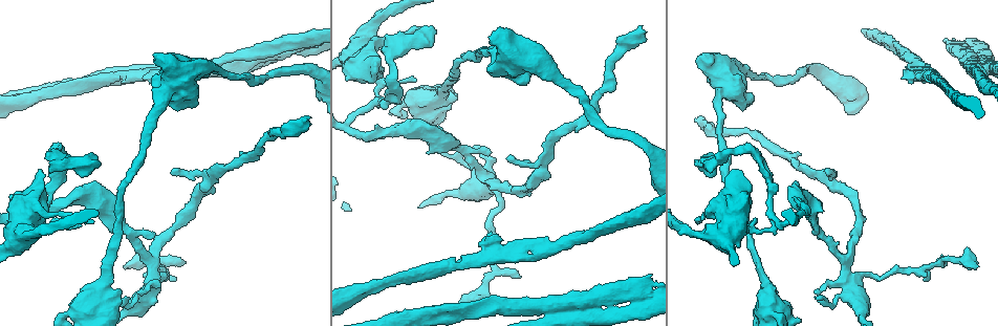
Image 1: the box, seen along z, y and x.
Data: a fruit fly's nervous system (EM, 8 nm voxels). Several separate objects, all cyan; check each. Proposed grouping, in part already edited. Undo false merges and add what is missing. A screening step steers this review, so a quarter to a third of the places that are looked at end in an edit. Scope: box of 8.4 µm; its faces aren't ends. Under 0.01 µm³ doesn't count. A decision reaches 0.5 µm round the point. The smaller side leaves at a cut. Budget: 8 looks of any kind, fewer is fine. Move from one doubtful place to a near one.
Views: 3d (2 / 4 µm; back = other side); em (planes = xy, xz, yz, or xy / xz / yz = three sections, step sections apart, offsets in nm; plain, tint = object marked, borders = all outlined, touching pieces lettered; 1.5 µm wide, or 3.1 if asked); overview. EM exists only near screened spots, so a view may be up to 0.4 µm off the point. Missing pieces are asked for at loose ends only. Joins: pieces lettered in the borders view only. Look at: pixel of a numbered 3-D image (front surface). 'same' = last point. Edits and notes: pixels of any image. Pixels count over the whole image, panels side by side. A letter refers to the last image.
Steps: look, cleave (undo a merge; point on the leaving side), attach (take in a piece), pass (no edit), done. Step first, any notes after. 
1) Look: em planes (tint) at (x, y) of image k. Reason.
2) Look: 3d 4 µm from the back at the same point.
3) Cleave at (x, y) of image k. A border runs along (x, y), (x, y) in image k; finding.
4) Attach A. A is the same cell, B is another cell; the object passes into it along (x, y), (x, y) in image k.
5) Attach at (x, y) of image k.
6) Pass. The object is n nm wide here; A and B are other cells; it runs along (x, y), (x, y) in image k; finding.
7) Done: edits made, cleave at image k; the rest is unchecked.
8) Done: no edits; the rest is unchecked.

Look: 3d 2 µm from the back at (475, 148) of image 1.

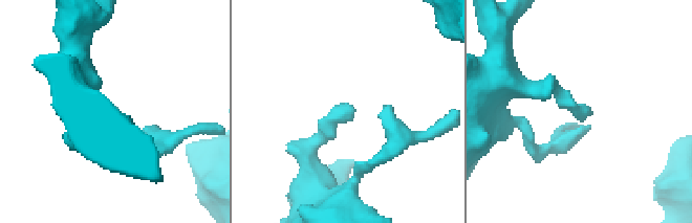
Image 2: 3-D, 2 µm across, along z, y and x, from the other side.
Look: em xz step 4 (borders) at (578, 118) of image 2.

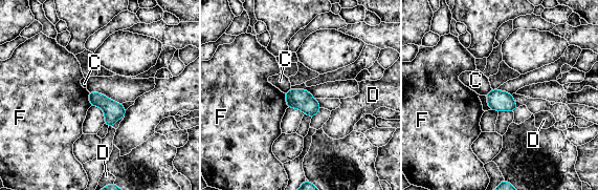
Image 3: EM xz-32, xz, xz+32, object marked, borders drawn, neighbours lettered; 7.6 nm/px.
Pass. C, D and F are other cells; a border runs along (87, 91), (91, 105) in image 3; no lettered piece goes on from it.

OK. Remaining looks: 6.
Look: em xy step 4 (tint) at (495, 269) of image 1. Arms part here.

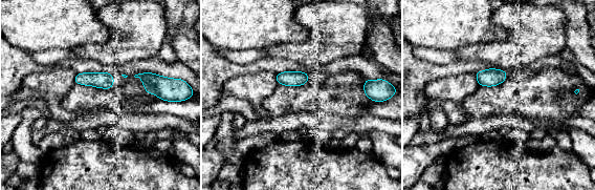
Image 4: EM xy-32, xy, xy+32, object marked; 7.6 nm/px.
Look: em planes (borders) at the same point.

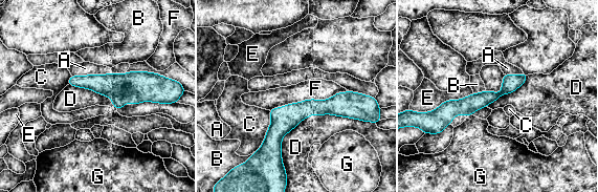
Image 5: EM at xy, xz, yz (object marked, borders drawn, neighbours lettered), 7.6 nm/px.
Pass. A, B, C, D, E, F and G are other cells; one neuron here.

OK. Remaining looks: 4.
Look: em xy step 4 (borders) at (234, 64) of image 1.

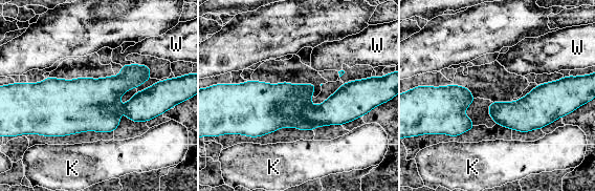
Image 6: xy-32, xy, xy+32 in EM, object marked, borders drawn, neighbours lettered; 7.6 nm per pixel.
Cleave at (335, 110) of image 6. K and W are other cells; a border runs along (303, 106), (301, 115), (316, 125) in image 6; a second neuron is stuck on.

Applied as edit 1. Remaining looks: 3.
Done: edits made, cleave at image 6; the rest is unchecked.

